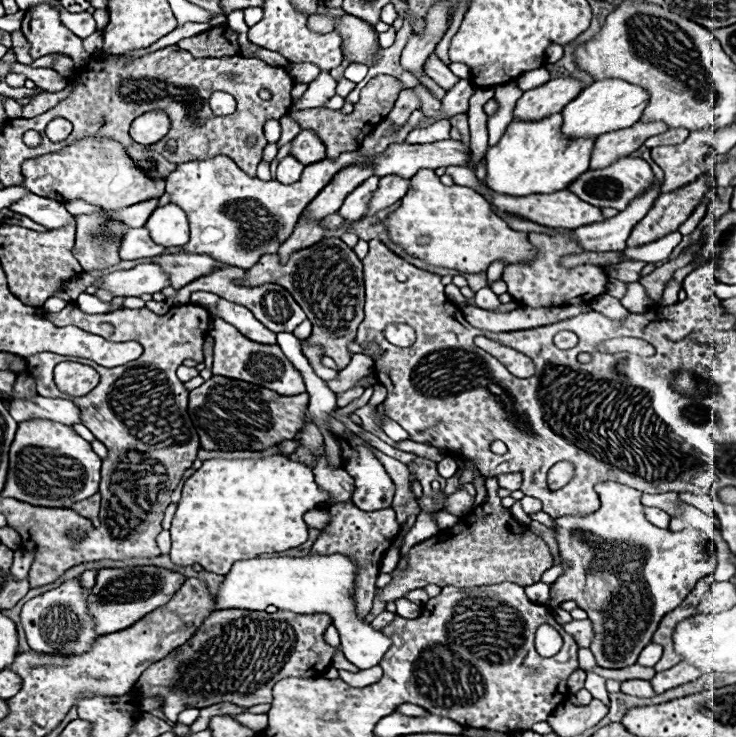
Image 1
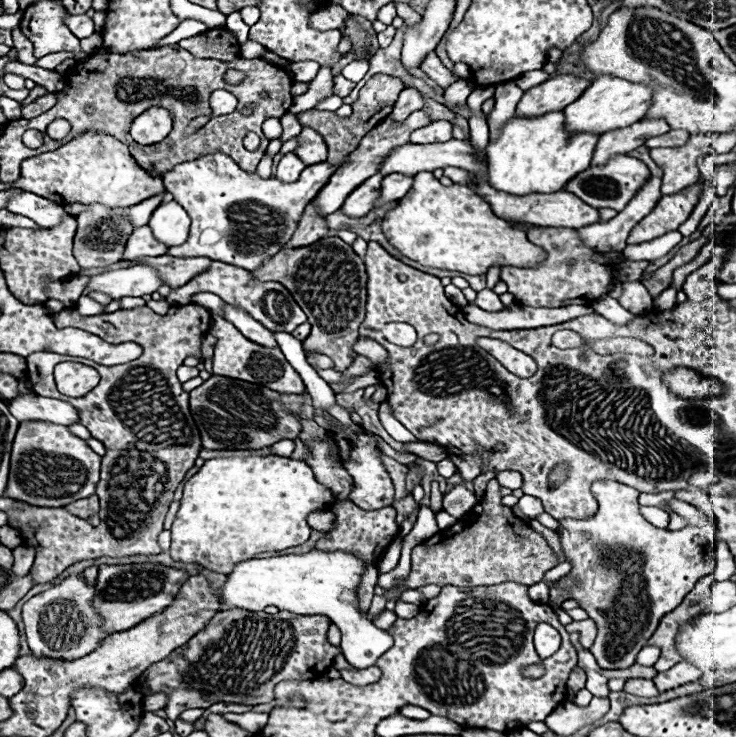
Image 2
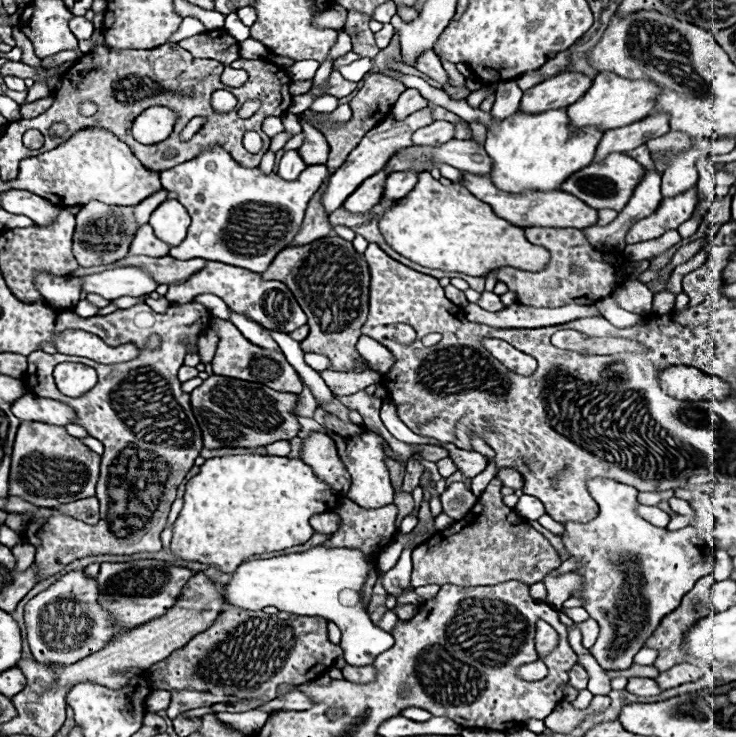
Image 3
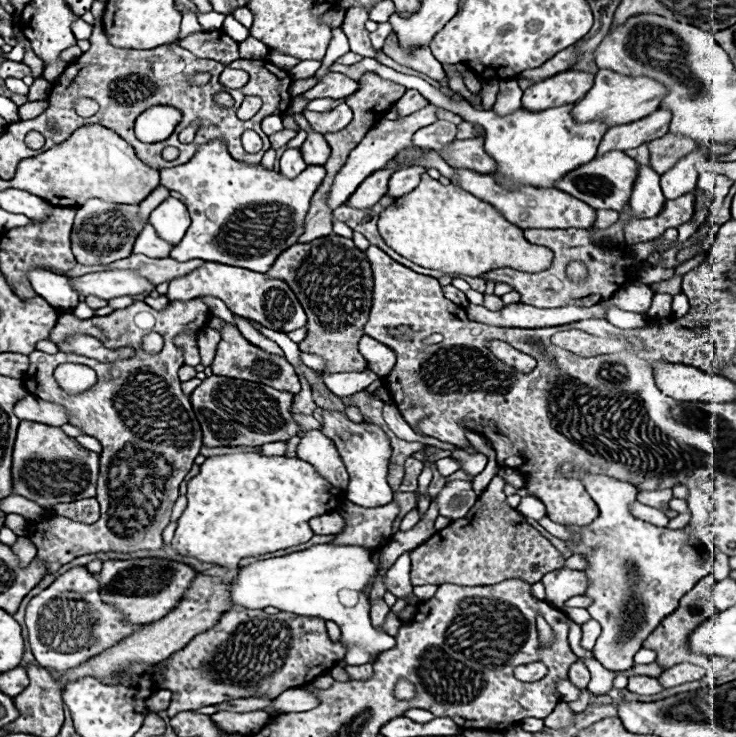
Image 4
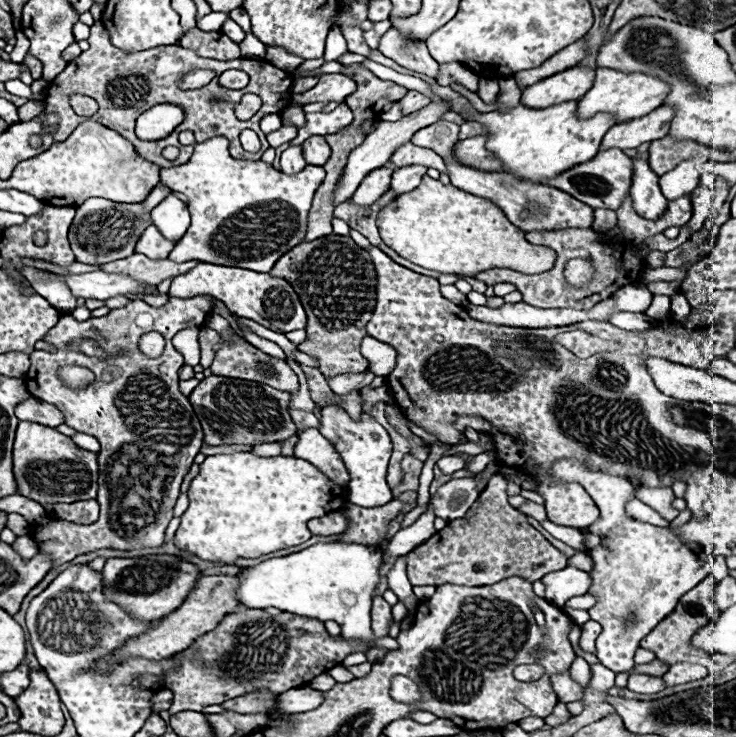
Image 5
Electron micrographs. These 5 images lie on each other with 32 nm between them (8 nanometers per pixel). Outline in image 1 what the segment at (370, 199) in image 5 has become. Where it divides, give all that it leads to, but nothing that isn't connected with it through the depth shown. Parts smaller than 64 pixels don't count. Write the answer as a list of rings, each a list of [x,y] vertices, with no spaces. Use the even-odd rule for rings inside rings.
[[[370,176],[362,186],[358,186],[356,190],[352,190],[352,194],[348,194],[348,198],[344,200],[344,204],[340,206],[338,214],[340,214],[344,220],[358,220],[358,218],[362,218],[368,200],[372,198],[374,190],[378,188],[378,180],[380,180],[380,178]]]

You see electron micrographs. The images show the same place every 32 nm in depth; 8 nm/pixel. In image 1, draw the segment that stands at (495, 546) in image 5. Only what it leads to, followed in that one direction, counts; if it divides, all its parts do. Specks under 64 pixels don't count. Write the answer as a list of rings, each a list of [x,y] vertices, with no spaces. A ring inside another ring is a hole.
[[[498,478],[486,480],[488,502],[474,508],[468,516],[460,518],[462,522],[454,528],[440,530],[436,536],[416,544],[408,552],[408,566],[404,570],[394,570],[392,580],[378,590],[378,598],[385,604],[404,598],[410,590],[424,588],[428,584],[436,586],[492,586],[500,582],[516,582],[528,586],[540,580],[540,576],[552,568],[552,556],[548,546],[532,534],[528,528],[520,526],[508,508],[500,504],[498,498]]]

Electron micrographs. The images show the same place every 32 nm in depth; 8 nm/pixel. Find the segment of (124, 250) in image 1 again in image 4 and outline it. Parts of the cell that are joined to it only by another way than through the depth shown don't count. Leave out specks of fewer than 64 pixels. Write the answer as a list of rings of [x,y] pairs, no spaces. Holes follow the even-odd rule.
[[[146,224],[142,228],[142,232],[138,234],[138,238],[132,246],[132,254],[144,254],[150,258],[166,258],[170,254],[170,250],[172,250],[172,244],[158,238],[158,234],[154,232],[154,228],[150,224]]]

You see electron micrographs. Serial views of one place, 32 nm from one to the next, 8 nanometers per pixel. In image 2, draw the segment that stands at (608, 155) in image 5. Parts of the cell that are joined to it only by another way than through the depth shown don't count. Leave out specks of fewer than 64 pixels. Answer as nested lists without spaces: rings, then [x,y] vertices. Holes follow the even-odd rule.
[[[616,156],[606,166],[596,166],[596,168],[590,166],[588,170],[580,172],[564,186],[564,190],[576,194],[580,200],[584,200],[594,208],[614,208],[620,212],[636,196],[636,192],[648,182],[648,178],[650,178],[650,170],[644,162],[630,156]]]

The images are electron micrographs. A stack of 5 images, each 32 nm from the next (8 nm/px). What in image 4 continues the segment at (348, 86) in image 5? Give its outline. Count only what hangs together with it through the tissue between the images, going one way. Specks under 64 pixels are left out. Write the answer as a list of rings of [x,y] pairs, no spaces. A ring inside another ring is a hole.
[[[328,74],[320,84],[316,84],[304,96],[308,100],[314,100],[314,98],[334,98],[334,100],[342,100],[342,98],[354,94],[356,90],[358,90],[358,84],[354,80],[348,80],[342,74],[338,74],[338,76],[336,74]]]

